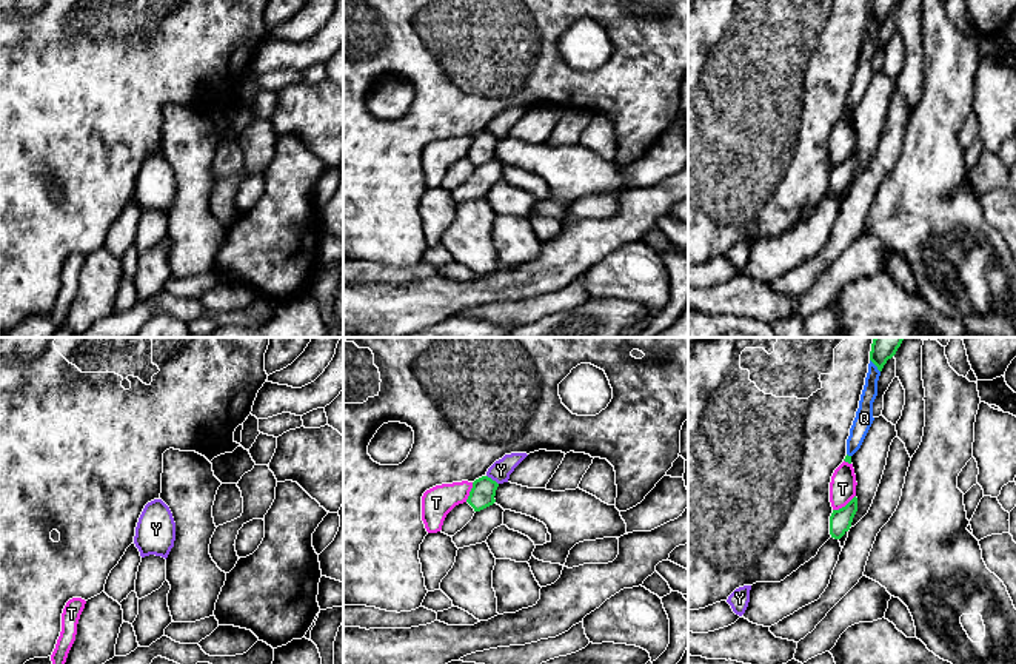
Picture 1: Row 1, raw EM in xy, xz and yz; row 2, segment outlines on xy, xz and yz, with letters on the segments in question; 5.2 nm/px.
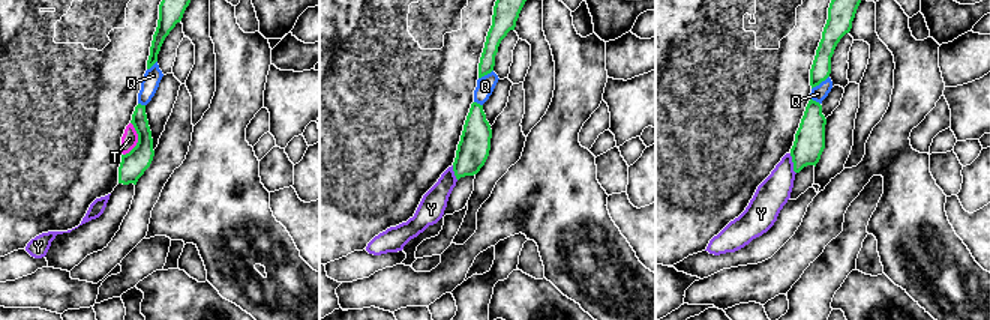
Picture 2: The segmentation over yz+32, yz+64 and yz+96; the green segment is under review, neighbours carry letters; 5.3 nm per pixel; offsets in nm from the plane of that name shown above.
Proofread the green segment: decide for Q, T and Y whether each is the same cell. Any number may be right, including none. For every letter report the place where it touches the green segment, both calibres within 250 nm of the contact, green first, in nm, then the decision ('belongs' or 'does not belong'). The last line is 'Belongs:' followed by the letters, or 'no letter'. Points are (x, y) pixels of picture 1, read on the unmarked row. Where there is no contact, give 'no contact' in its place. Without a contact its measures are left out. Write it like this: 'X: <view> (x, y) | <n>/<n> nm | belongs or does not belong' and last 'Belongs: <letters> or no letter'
Q: yz (875, 19) | 100/80 nm | does not belong
T: yz (845, 160) | 120/140 nm | does not belong
Y: xz (491, 134) | 130/110 nm | does not belong
Belongs: no letter

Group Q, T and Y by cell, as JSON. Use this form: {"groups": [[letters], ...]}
{"groups": [["Q"], ["T"], ["Y"]]}

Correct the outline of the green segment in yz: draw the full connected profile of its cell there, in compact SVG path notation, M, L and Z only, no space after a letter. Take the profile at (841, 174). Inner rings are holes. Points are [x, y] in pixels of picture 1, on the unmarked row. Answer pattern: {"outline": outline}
{"outline": "M856 151L845 162L833 165L830 171L831 193L841 194L850 185L856 166L857 166Z"}

